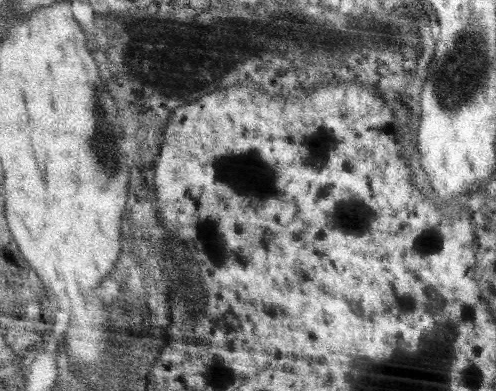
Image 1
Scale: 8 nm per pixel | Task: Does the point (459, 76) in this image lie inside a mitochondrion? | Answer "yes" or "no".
yes

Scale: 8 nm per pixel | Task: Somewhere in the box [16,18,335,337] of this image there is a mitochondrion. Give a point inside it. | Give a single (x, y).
(102, 150)

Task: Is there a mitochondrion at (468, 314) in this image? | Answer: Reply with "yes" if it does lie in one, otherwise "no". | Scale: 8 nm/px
no

